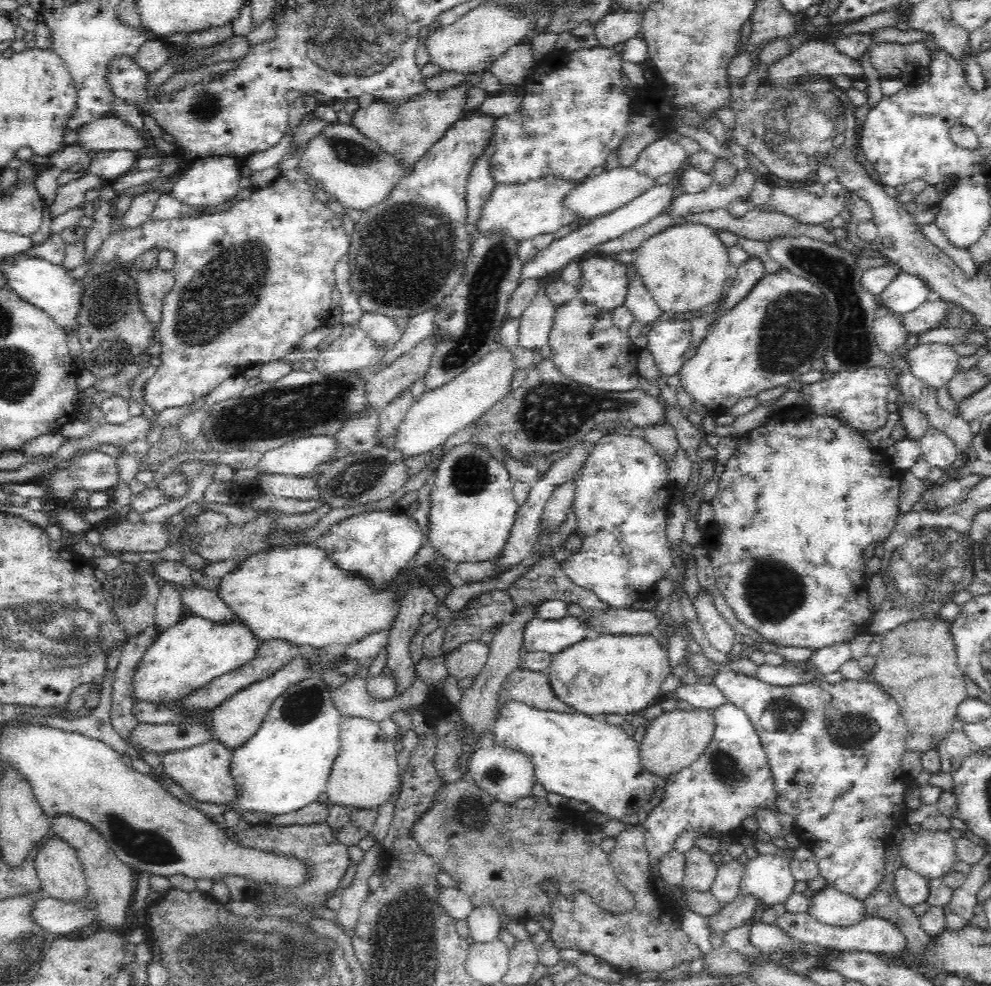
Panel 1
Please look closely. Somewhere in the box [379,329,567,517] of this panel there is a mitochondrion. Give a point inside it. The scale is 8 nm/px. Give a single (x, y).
(470, 475)

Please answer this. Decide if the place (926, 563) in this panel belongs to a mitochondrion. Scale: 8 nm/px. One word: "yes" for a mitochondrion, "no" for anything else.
yes

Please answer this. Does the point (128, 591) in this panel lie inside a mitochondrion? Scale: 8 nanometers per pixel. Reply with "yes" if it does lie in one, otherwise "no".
yes

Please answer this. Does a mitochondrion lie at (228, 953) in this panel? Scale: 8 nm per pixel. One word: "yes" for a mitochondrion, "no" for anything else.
yes

